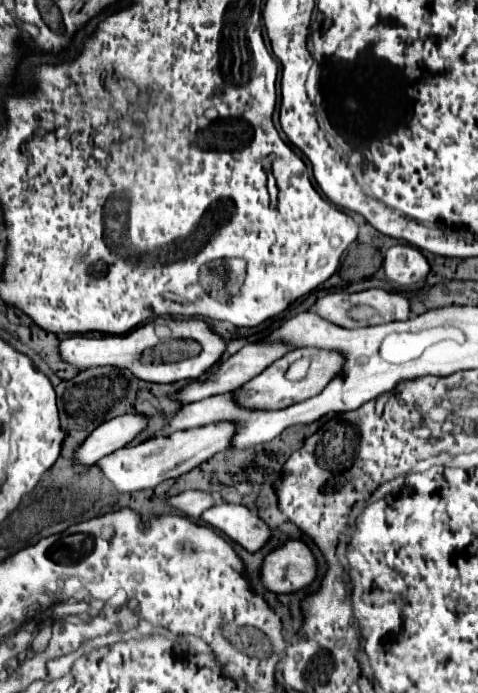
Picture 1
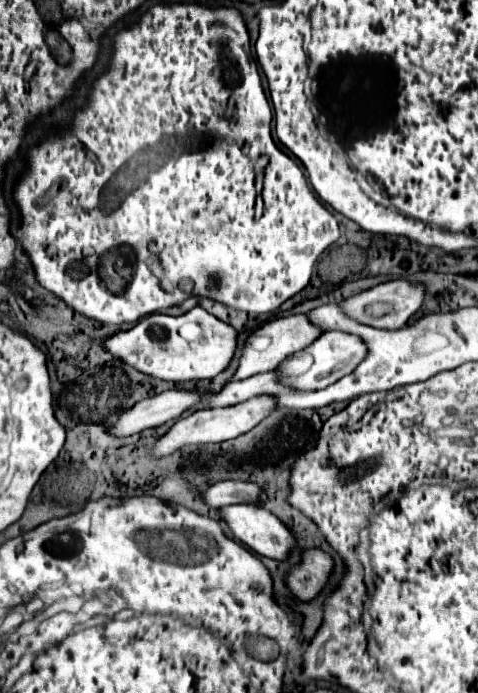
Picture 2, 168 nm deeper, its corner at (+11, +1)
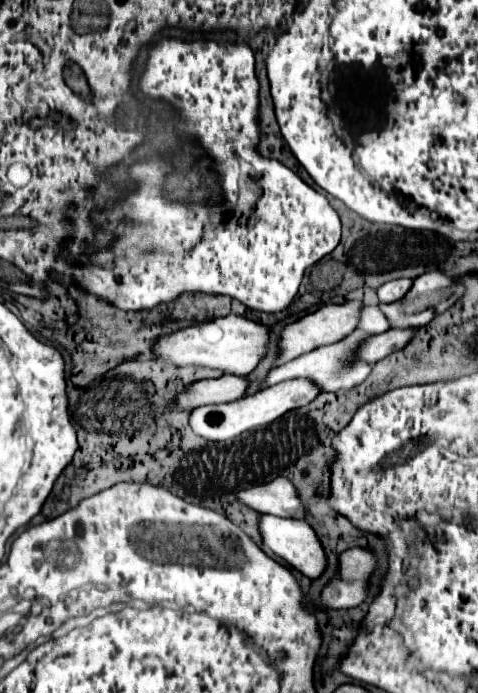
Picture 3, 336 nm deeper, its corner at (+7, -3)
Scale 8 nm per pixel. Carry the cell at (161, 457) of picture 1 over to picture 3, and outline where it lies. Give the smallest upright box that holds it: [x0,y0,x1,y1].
[191,378,319,442]

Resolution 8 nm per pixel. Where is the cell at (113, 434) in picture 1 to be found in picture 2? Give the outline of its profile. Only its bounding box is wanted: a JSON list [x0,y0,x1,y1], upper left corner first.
[107,390,203,438]

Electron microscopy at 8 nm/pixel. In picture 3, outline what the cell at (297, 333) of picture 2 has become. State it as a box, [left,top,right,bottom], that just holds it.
[277,300,363,366]

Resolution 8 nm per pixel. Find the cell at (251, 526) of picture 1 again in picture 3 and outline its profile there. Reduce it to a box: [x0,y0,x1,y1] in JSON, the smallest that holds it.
[259,514,327,580]

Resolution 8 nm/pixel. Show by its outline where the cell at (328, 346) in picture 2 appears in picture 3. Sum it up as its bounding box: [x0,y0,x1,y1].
[359,328,419,364]

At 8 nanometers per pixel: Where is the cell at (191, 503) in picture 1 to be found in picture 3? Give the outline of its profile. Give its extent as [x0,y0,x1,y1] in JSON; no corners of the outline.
[239,478,305,518]

